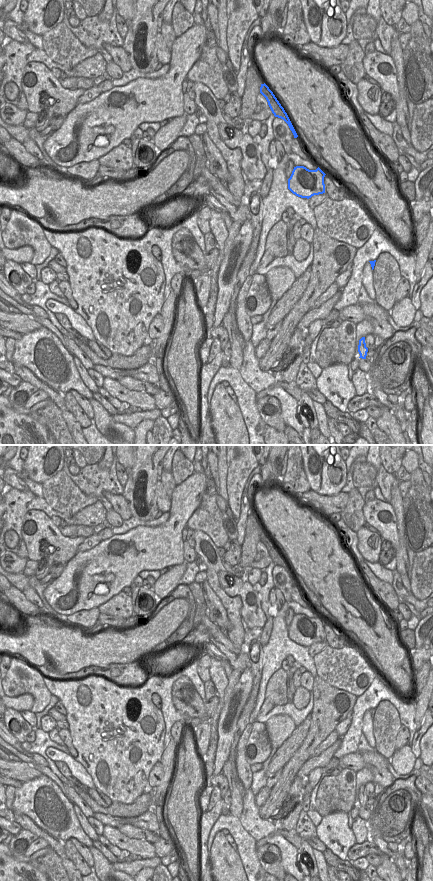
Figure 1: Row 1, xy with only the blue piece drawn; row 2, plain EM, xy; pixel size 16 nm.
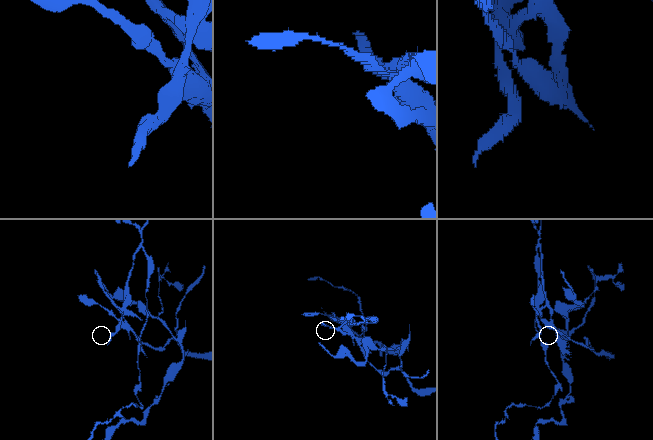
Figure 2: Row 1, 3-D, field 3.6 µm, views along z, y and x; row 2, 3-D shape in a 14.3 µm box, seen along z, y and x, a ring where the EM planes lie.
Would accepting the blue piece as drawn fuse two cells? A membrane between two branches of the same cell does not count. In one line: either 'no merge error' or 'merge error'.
merge error

